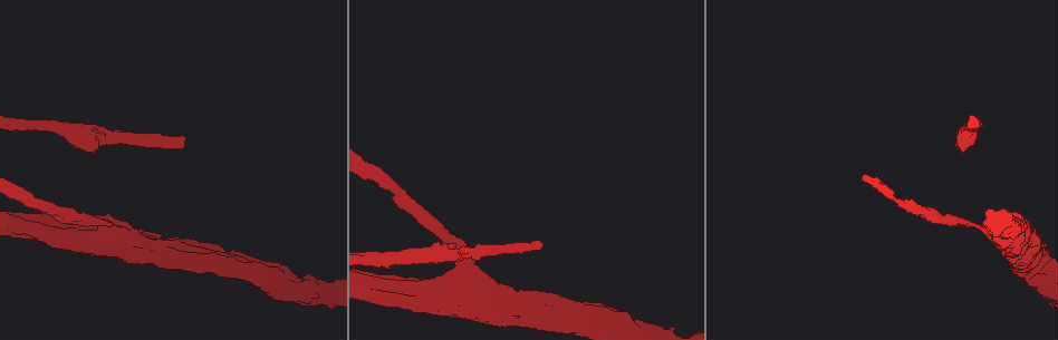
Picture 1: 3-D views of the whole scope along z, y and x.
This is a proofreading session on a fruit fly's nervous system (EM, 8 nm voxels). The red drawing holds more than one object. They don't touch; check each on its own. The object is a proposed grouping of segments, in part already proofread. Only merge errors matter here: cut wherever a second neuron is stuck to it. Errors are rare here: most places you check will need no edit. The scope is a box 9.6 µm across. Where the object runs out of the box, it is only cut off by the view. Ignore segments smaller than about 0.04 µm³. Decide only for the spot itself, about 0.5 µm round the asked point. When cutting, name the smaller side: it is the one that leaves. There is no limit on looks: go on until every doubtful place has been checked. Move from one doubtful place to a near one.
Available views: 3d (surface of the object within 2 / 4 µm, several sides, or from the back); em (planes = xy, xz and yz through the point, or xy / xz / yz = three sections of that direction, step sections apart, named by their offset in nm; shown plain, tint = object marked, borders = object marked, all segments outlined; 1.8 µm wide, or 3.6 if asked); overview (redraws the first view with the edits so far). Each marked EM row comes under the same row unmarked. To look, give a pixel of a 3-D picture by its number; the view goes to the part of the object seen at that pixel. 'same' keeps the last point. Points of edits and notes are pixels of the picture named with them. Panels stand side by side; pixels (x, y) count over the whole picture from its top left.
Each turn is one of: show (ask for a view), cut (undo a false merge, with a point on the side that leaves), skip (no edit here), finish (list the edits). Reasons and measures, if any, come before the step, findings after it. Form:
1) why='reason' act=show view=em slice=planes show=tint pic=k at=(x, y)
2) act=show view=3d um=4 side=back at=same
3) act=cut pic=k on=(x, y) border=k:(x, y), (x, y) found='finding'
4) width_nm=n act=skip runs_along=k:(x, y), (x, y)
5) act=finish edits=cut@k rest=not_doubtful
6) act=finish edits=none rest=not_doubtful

why='arms run side by side' act=show view=3d um=4 pic=1 at=(553, 310)

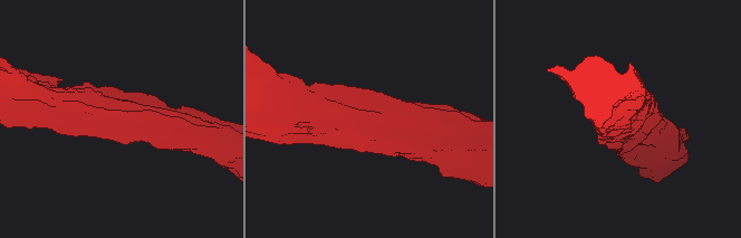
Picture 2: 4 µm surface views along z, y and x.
act=show view=em um=3.6 slice=planes show=borders pic=2 at=(119, 117)

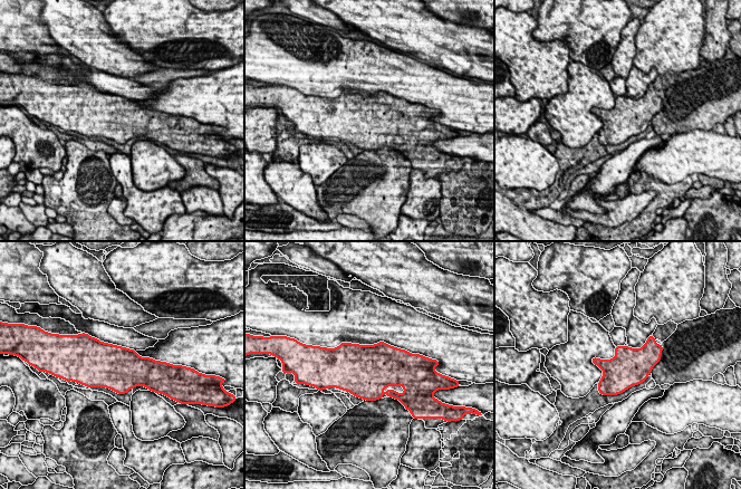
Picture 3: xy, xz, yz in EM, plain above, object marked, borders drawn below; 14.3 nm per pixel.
width_nm=550 act=skip found='continuous, no second neuron'

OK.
why='four arms meet' act=show view=3d um=2 pic=1 at=(237, 268)

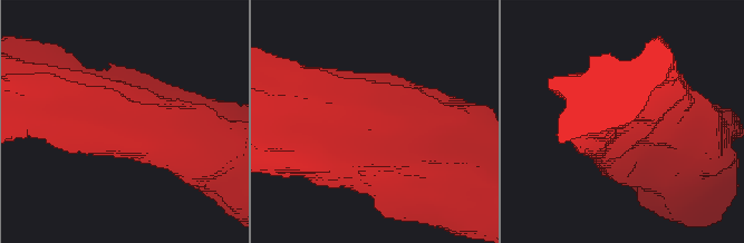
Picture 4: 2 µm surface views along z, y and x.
why='now the EM' act=show view=em slice=planes show=tint pic=4 at=(128, 120)

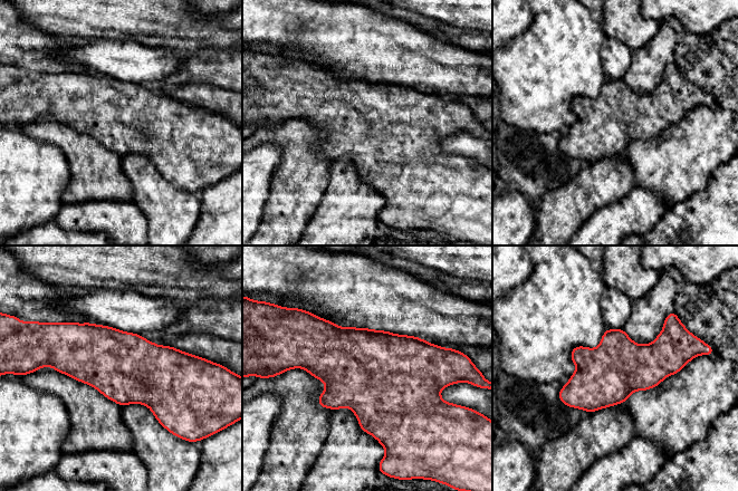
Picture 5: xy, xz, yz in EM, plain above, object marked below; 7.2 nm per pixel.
width_nm=440 act=skip found='continuous, no second neuron'

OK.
why='narrows sharply' act=show view=em slice=xy step=4 show=tint pic=1 at=(462, 260)

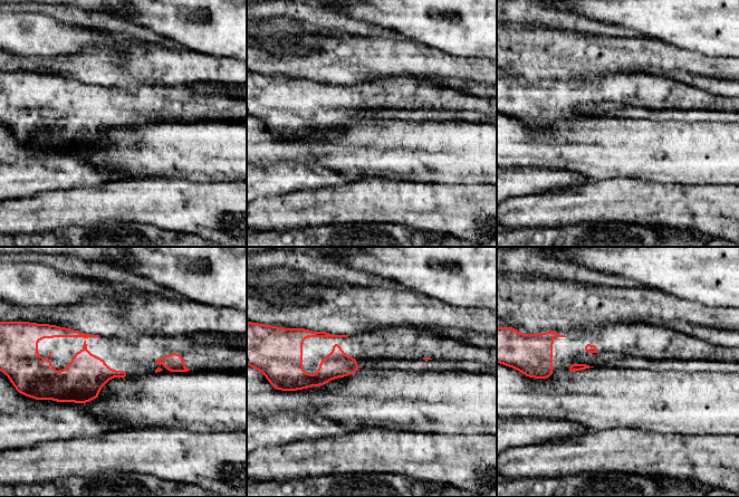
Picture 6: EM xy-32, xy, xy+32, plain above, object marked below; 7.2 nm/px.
why='cut it another way' act=show view=em slice=planes show=tint at=same

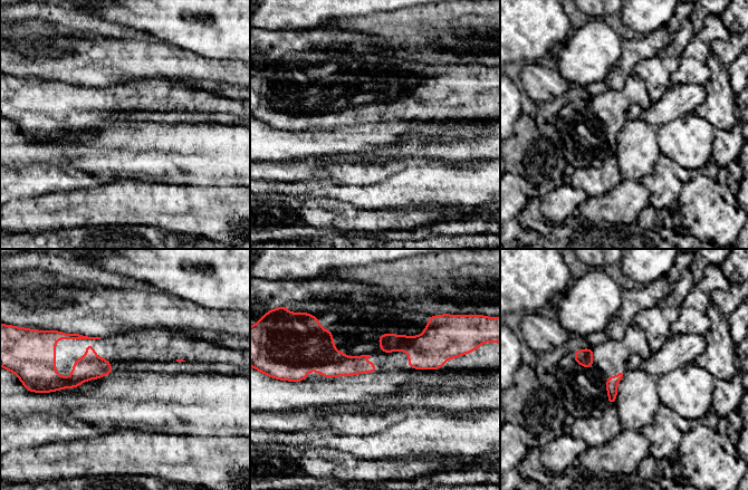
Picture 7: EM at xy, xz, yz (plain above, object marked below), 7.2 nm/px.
act=skip found='one neuron here'

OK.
act=finish edits=none rest=not_doubtful

